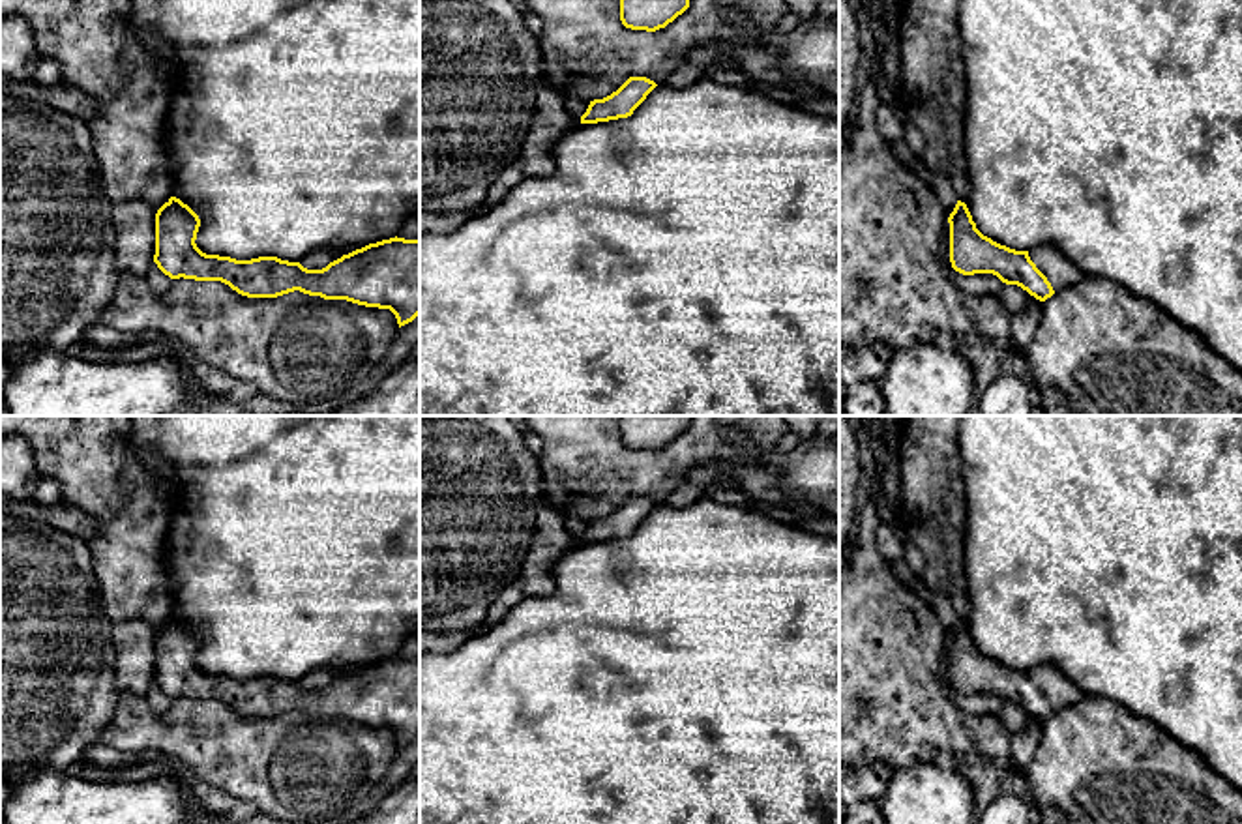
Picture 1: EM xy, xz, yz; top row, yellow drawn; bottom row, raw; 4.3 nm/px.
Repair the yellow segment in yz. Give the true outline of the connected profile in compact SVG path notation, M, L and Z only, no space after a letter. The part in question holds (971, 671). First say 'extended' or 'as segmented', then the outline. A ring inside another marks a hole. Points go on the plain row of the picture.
extended | M957 620L948 642L950 682L963 695L993 693L1002 702L1017 704L1040 721L1083 699L1083 691L1051 663L1015 670L983 655L961 620Z

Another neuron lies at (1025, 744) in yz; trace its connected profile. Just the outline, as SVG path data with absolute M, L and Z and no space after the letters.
M1036 719L1025 730L1012 734L1012 758L1010 762L1021 772L1032 762L1042 736L1042 721Z

